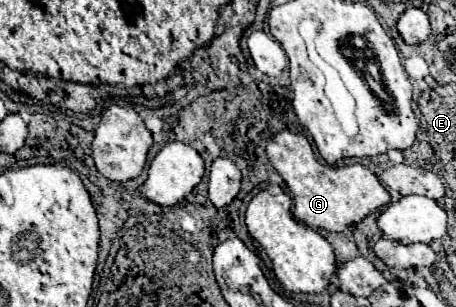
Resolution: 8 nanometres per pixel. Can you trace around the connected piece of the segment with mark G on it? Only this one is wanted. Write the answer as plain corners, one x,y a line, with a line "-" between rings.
278,131
268,141
266,155
272,167
286,181
294,199
294,217
304,225
320,227
326,231
344,231
352,223
360,223
366,215
380,211
390,201
390,193
368,167
360,163
340,167
318,163
312,145
302,133

